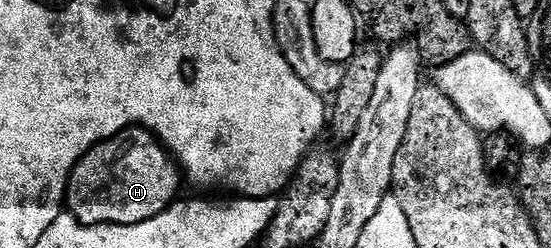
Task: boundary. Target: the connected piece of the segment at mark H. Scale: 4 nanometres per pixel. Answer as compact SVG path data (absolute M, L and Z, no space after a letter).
M127 127L122 133L91 147L76 162L72 176L68 178L66 211L82 225L138 225L158 217L177 198L182 172L173 156L168 154L163 143L144 127Z

